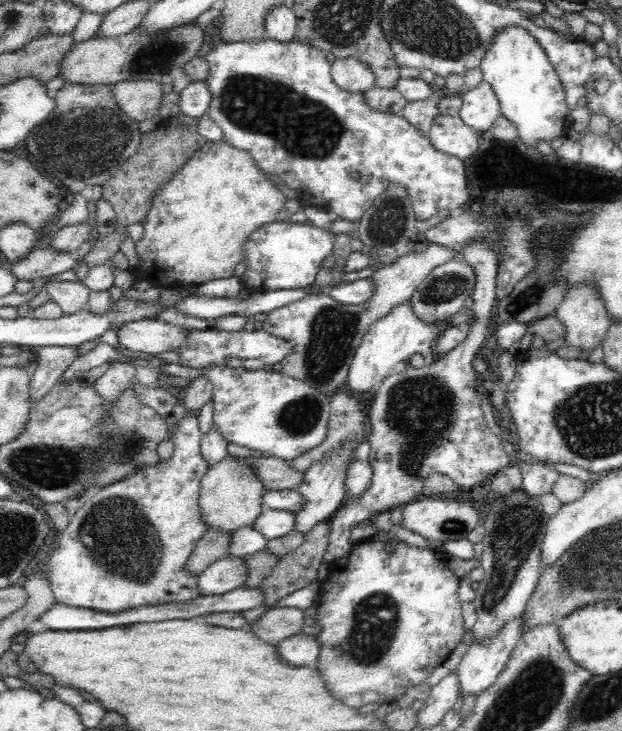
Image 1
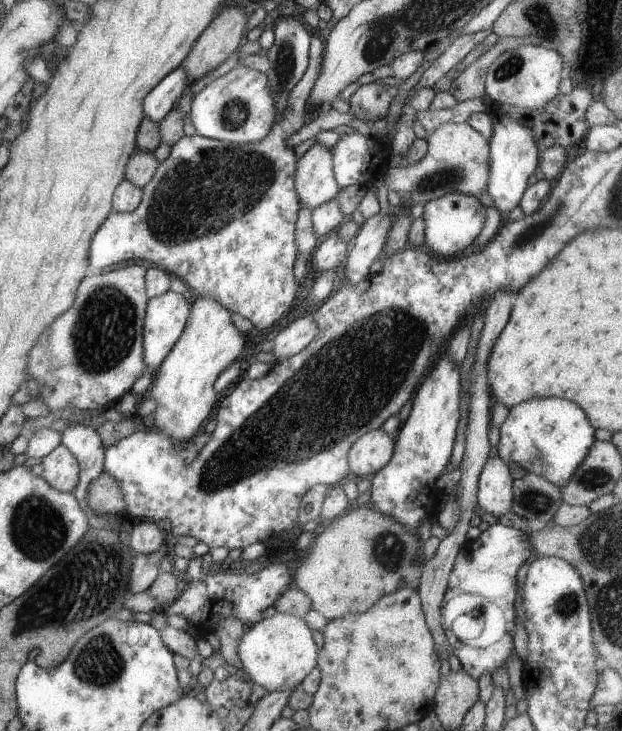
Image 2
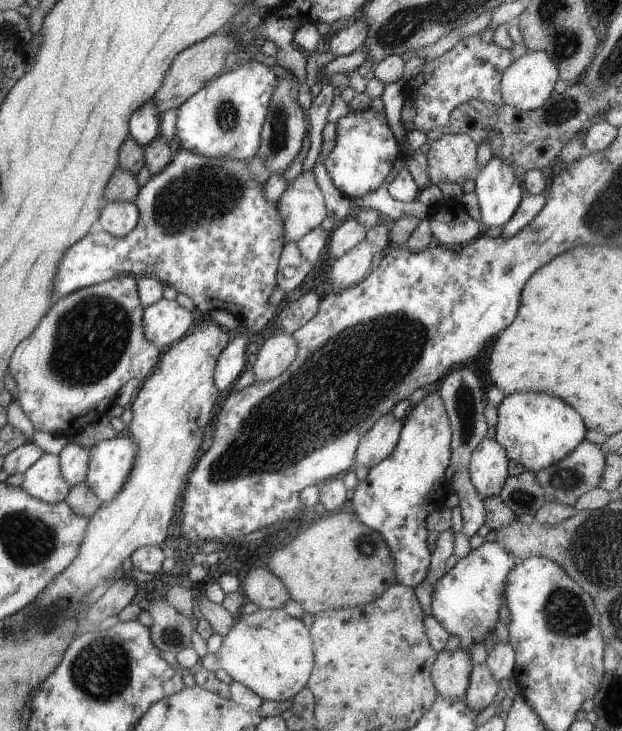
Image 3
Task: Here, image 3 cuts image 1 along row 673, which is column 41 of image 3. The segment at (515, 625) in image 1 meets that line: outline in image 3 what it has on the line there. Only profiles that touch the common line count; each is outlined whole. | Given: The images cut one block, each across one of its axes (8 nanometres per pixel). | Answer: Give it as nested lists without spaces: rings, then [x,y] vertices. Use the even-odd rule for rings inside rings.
[[[45,453],[25,470],[19,488],[25,490],[31,498],[53,504],[64,501],[71,486],[61,476],[59,456]]]

